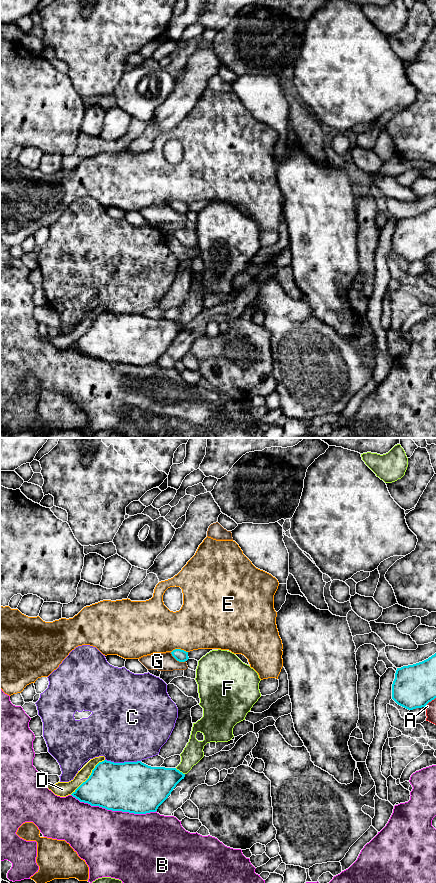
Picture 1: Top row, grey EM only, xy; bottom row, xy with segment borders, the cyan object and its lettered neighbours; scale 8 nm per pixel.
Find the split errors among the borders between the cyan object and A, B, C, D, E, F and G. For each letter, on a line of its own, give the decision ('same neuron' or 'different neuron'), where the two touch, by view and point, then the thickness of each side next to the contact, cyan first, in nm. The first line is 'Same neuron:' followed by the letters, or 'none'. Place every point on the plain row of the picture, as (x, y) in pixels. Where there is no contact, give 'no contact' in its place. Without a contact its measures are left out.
Same neuron: none
A: different neuron | xy (429, 253) | 340/80 nm
B: different neuron | xy (114, 362) | 420/500 nm
C: different neuron | xy (124, 314) | 420/500 nm
D: different neuron | xy (89, 328) | 380/120 nm
E: different neuron | xy (179, 201) | 100/380 nm
F: different neuron | xy (179, 323) | 300/160 nm
G: different neuron | xy (177, 212) | 100/140 nm

